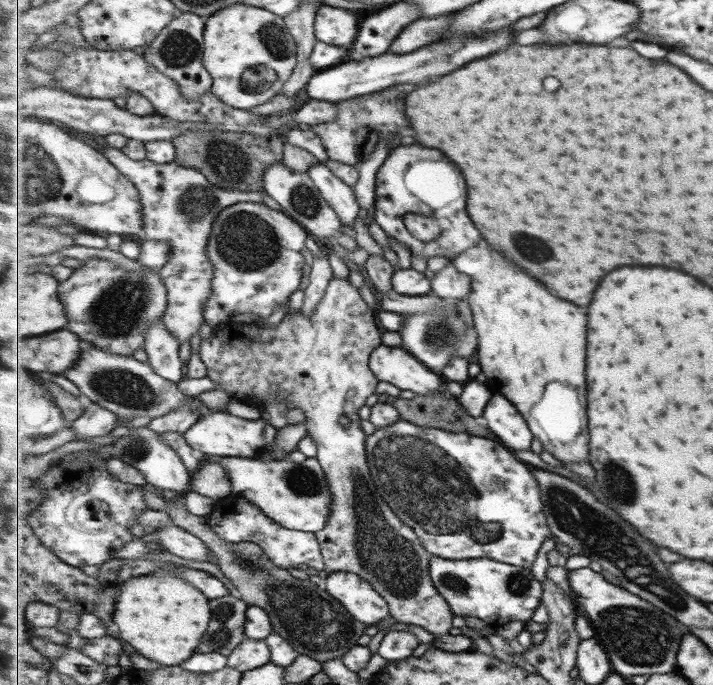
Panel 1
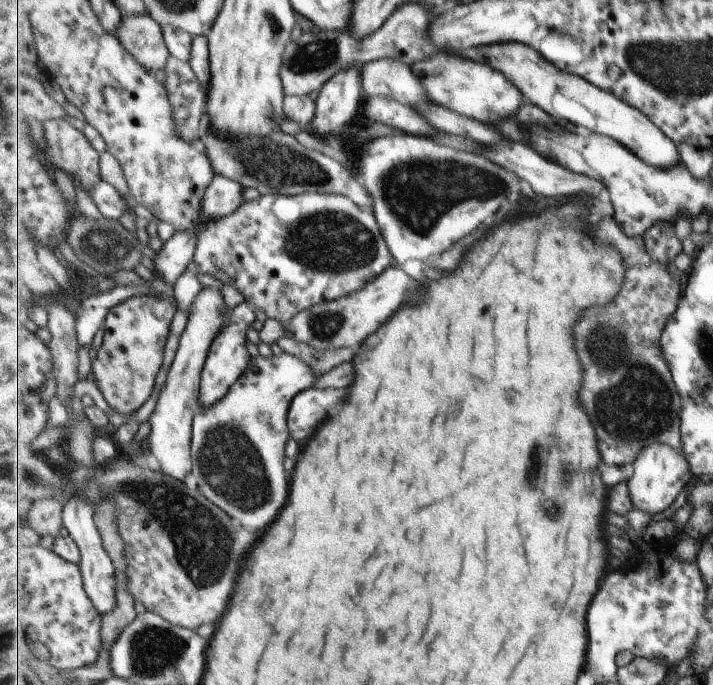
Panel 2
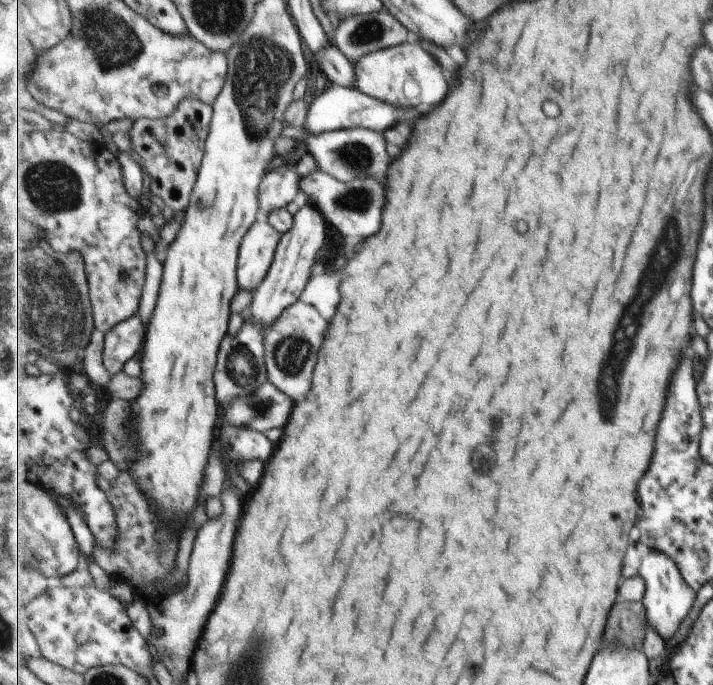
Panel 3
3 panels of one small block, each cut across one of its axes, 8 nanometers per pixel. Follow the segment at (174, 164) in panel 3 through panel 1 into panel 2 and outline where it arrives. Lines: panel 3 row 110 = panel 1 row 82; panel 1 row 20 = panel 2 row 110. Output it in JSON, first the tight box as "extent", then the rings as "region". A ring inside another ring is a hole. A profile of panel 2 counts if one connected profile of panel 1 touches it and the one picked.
{"extent":[164,55,208,144],"region":[[[173,55],[167,58],[164,66],[166,86],[168,97],[173,109],[173,118],[176,124],[177,134],[188,143],[198,144],[204,136],[203,117],[206,114],[206,105],[208,102],[208,90],[206,86],[196,77],[192,66]]]}

